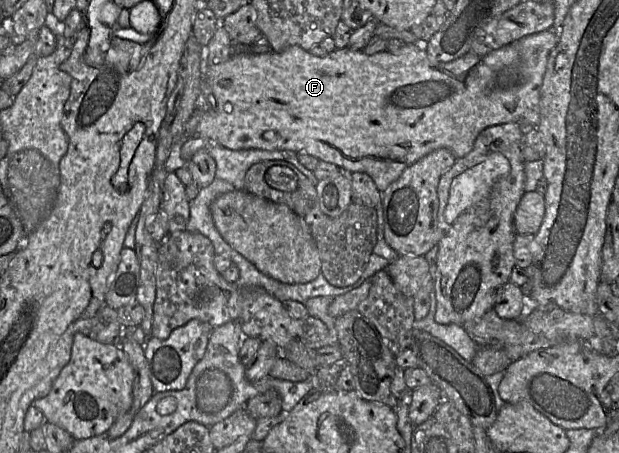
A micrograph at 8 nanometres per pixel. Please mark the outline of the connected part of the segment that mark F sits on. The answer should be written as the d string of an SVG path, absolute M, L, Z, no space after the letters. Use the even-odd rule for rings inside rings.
M553 28L527 35L515 40L484 56L467 52L462 57L451 62L432 62L421 44L405 43L398 52L381 51L372 55L365 54L362 50L351 50L348 47L335 49L326 56L315 56L309 51L294 45L287 47L281 52L267 52L260 54L237 54L232 55L227 61L211 66L207 64L208 47L202 46L201 51L201 78L204 76L209 82L216 99L214 109L203 111L202 118L197 126L196 135L217 143L231 150L261 149L268 151L290 150L296 153L306 153L316 157L319 161L325 161L336 165L341 171L351 174L363 172L368 174L374 181L379 191L384 191L392 182L397 180L402 172L411 164L415 163L428 153L446 148L460 158L469 153L474 146L477 136L487 127L508 122L520 123L522 126L538 127L540 122L540 90L546 66L551 51L559 41L560 32L556 33ZM508 71L517 71L518 81L507 87L498 85L498 75Z

